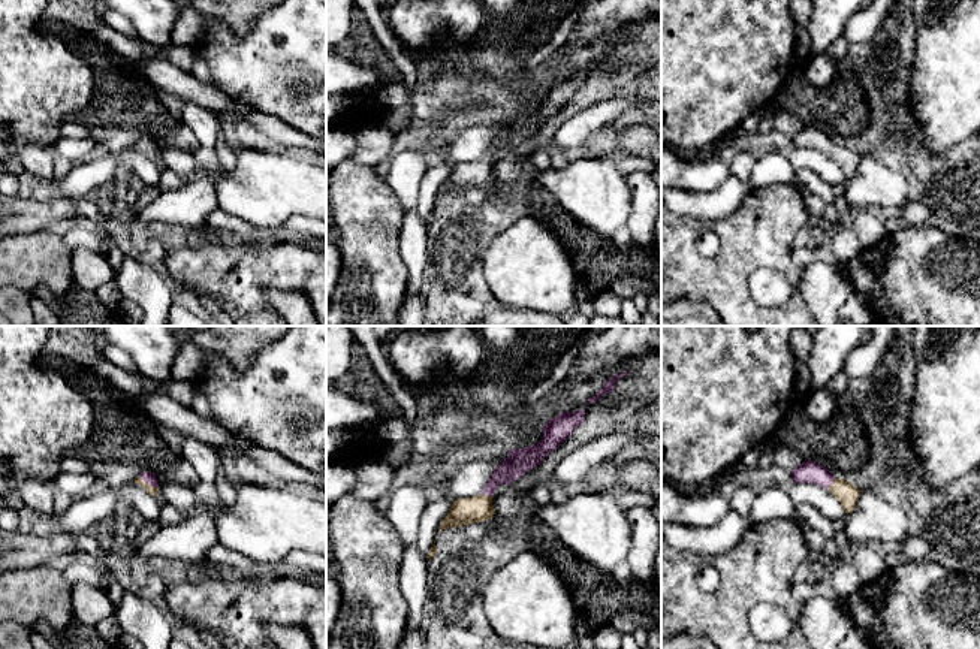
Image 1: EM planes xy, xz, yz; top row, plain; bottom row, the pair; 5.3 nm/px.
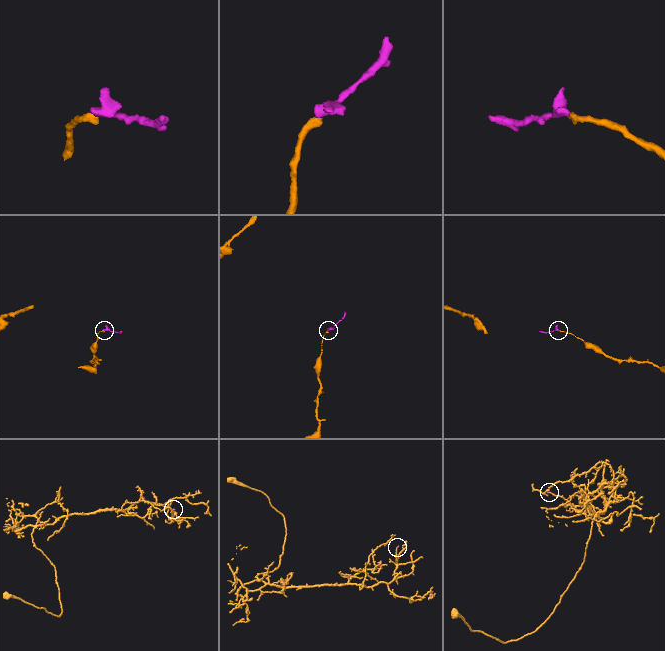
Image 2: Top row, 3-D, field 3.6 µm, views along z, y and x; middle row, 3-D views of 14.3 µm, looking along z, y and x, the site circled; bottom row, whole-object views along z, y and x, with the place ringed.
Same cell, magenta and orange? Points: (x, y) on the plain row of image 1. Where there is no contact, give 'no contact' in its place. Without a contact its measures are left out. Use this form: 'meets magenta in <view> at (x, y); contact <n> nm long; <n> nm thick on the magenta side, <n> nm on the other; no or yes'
meets magenta in xy at (148, 148); contact 120 nm long; 70 nm thick on the magenta side, 50 nm on the other; yes

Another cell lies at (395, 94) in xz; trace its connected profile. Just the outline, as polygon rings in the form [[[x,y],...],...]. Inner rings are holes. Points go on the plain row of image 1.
[[[404,81],[386,85],[379,93],[379,100],[389,108],[399,108],[408,100],[408,88]]]

